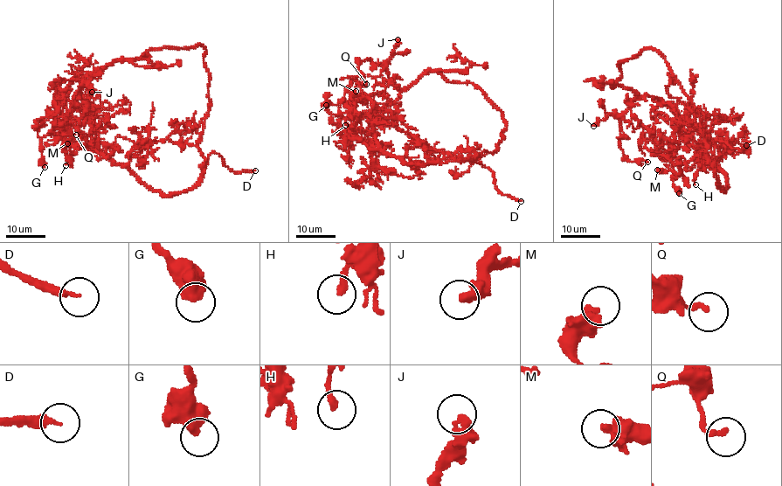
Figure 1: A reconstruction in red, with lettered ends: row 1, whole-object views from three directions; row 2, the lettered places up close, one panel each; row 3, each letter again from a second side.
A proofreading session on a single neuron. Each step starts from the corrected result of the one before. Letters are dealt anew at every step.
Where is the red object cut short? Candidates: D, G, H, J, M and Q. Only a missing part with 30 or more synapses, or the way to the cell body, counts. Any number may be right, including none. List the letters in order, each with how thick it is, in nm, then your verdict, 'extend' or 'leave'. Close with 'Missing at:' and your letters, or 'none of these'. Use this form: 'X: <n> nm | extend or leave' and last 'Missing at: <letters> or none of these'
D: 280 nm | extend
G: 600 nm | leave
H: 240 nm | leave
J: 400 nm | extend
M: 500 nm | leave
Q: 200 nm | leave
Missing at: D, J

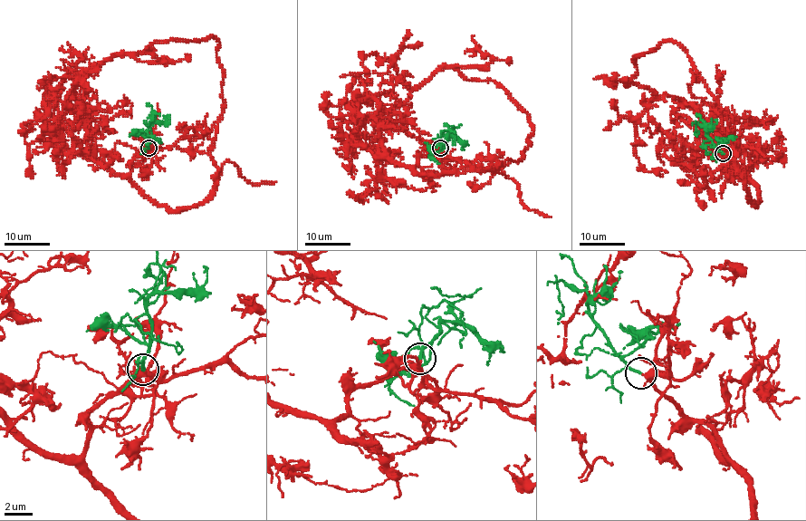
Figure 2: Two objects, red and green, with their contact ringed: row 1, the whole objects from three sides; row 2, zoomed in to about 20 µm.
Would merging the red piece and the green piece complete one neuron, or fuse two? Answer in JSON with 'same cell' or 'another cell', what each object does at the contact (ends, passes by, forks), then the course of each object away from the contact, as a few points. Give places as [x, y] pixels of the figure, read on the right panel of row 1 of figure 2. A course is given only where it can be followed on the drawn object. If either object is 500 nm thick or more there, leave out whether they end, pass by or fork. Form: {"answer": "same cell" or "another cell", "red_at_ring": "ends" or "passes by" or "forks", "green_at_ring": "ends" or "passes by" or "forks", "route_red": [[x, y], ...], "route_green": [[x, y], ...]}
{"answer": "same cell", "red_at_ring": "forks", "green_at_ring": "passes by", "route_red": [[724, 153], [751, 181], [734, 166], [731, 138], [712, 136], [694, 105], [628, 81], [594, 79]], "route_green": [[723, 153], [707, 135], [705, 127], [696, 123], [698, 133], [695, 133]]}

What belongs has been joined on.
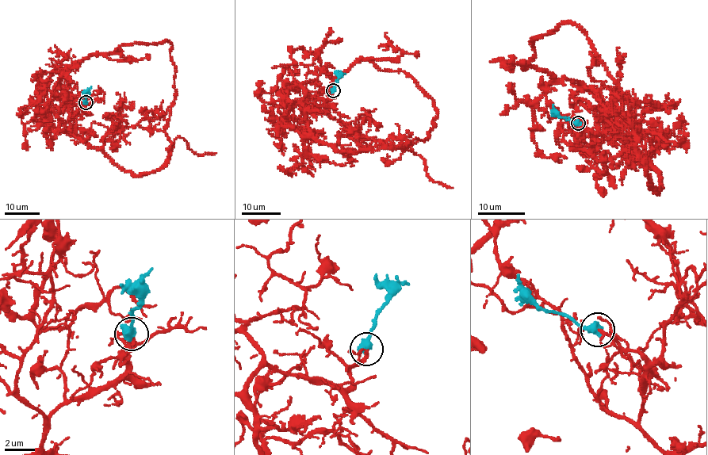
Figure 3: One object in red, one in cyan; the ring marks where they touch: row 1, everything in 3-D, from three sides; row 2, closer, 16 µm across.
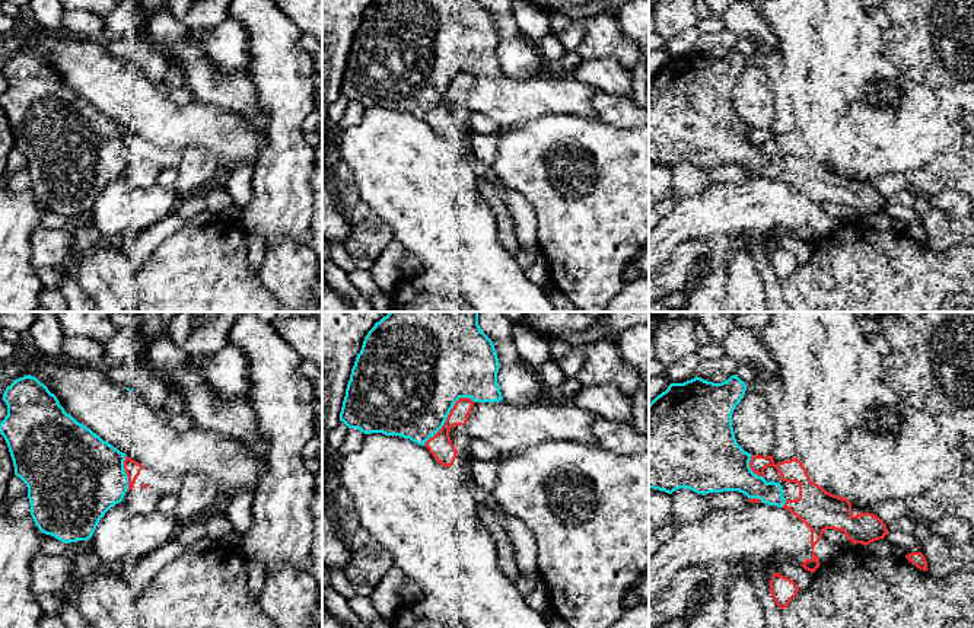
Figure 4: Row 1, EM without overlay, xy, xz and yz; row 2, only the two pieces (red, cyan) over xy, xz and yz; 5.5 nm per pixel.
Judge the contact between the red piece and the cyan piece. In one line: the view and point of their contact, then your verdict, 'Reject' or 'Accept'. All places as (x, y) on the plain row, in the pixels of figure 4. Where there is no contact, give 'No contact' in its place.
Touches red at xz (449, 88). Accept

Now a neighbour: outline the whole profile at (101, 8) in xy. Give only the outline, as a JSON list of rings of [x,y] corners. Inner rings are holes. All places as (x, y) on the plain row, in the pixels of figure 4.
[[[61,0],[67,10],[89,10],[105,17],[115,6],[114,0]]]

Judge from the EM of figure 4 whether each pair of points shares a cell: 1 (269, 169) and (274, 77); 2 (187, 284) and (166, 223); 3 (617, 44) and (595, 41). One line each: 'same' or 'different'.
1: same
2: different
3: same

